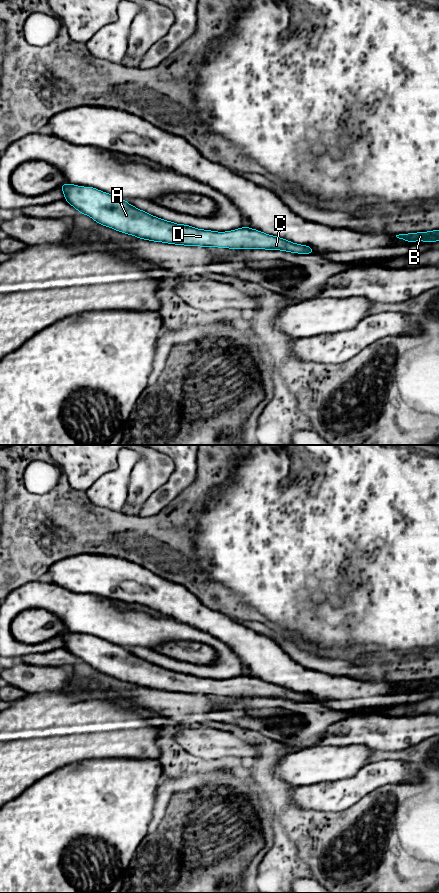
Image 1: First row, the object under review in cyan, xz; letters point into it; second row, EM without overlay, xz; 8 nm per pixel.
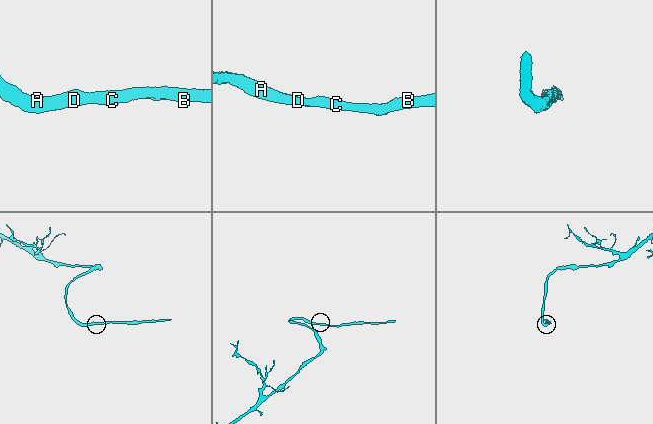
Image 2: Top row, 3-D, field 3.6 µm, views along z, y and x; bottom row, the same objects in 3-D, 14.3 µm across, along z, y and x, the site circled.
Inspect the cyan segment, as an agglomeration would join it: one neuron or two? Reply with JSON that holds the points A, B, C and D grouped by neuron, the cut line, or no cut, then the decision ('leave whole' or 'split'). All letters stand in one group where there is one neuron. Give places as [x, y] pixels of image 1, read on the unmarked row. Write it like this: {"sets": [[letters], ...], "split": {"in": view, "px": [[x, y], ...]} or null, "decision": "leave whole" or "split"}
{"sets": [["A", "B", "C", "D"]], "split": null, "decision": "leave whole"}

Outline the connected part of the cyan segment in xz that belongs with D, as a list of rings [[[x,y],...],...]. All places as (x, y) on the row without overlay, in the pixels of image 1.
[[[63,632],[65,649],[99,672],[122,681],[169,692],[221,695],[232,697],[268,697],[310,702],[314,697],[288,688],[243,675],[229,680],[214,680],[174,672],[150,663],[106,640],[92,635]]]

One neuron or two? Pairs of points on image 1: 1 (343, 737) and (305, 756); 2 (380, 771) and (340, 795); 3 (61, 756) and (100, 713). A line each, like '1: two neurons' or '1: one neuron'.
1: two neurons
2: one neuron
3: one neuron

